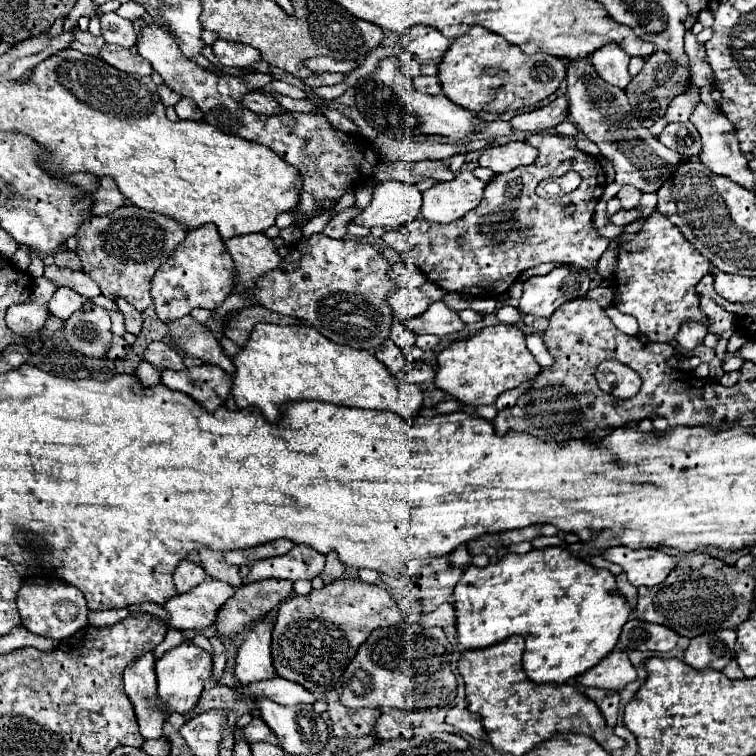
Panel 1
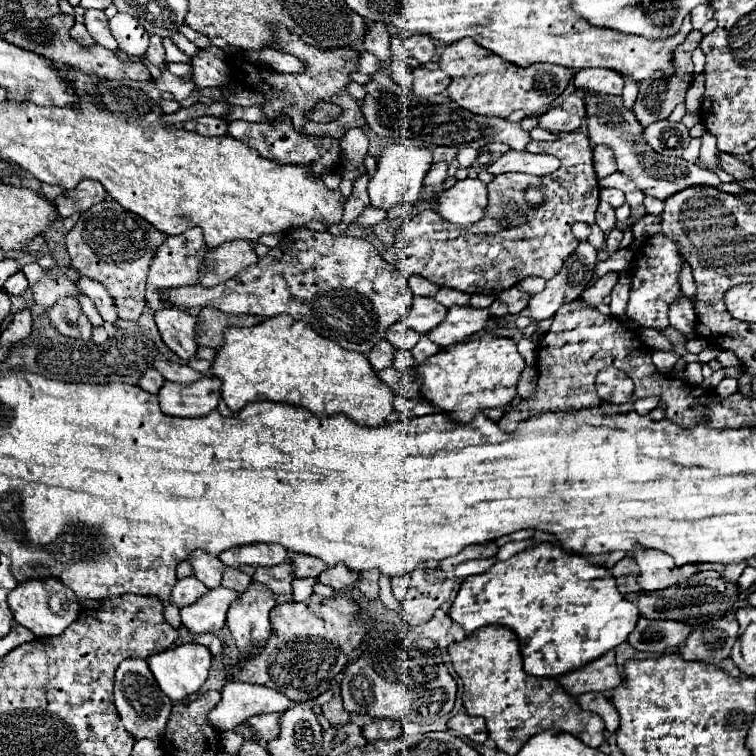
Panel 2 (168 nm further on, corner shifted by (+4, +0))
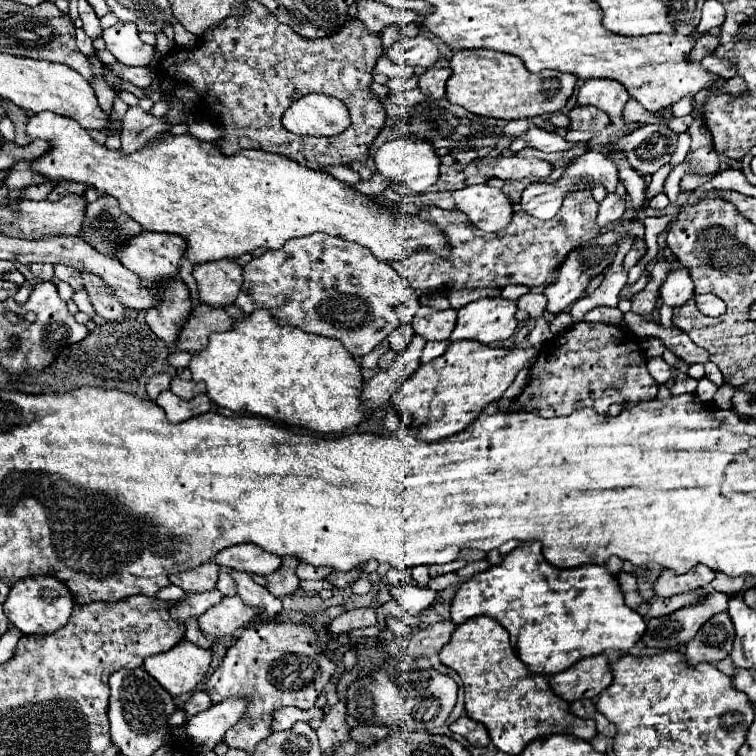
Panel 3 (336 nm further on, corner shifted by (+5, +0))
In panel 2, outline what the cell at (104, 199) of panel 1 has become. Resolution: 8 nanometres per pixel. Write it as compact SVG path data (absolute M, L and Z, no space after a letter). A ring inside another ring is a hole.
M82 180L76 188L72 190L66 190L62 196L58 196L54 200L56 208L58 208L58 214L62 218L66 216L72 216L72 214L82 214L86 212L88 208L92 208L94 204L98 202L104 202L106 200L106 190L100 182L94 182L94 180Z

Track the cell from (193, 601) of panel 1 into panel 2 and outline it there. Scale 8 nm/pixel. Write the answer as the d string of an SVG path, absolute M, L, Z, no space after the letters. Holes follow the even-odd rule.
M224 586L208 590L196 604L180 608L182 624L188 628L190 634L204 634L204 632L216 632L226 624L226 612L232 600L238 592L228 590Z

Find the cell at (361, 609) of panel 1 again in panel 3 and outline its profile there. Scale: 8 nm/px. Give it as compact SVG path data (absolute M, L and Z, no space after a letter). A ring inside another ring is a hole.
M291 622L249 624L237 642L227 650L221 666L207 680L207 694L211 696L213 704L219 704L231 696L247 698L247 712L223 736L223 742L229 748L251 754L255 746L273 732L273 712L283 706L313 708L317 696L323 692L333 672L333 660L329 660L317 646L317 634L309 626Z

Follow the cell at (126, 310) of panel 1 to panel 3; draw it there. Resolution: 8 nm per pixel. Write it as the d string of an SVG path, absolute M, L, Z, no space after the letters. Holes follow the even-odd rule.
M57 264L57 266L55 266L55 278L57 278L57 280L65 280L65 282L69 282L69 284L73 286L73 290L77 290L77 288L83 288L81 274L79 274L75 268L71 268L71 266Z

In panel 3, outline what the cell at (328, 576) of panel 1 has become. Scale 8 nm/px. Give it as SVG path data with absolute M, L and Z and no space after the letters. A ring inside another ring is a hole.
M353 568L353 570L349 570L349 572L333 570L333 572L327 576L327 580L329 580L335 588L347 588L347 586L351 586L359 576L361 576L361 568Z

